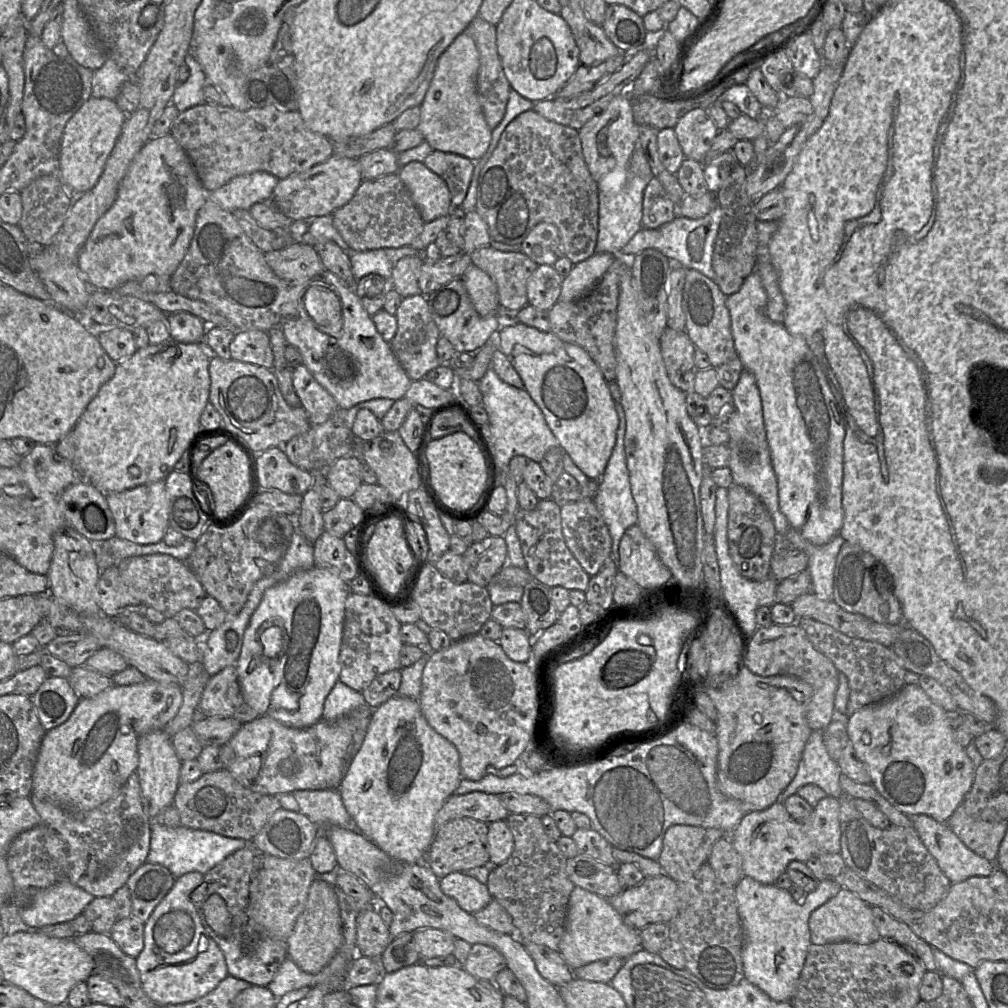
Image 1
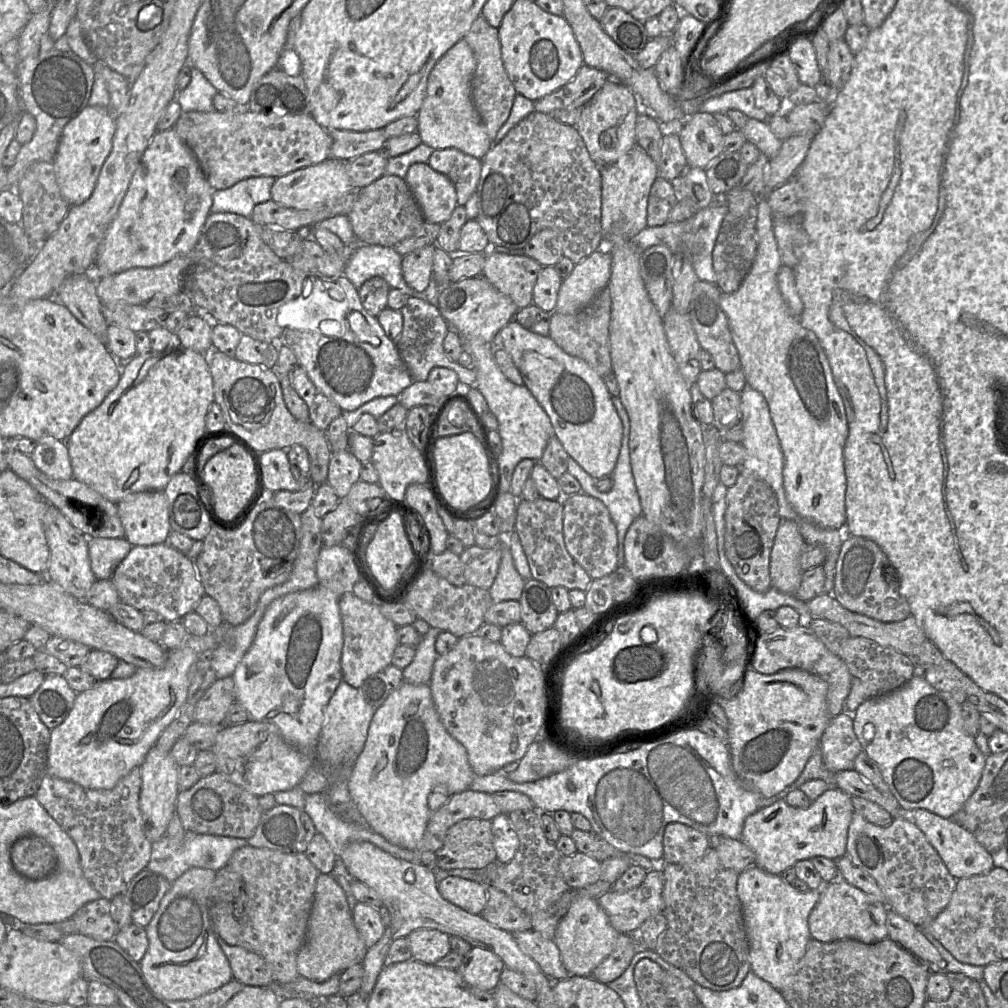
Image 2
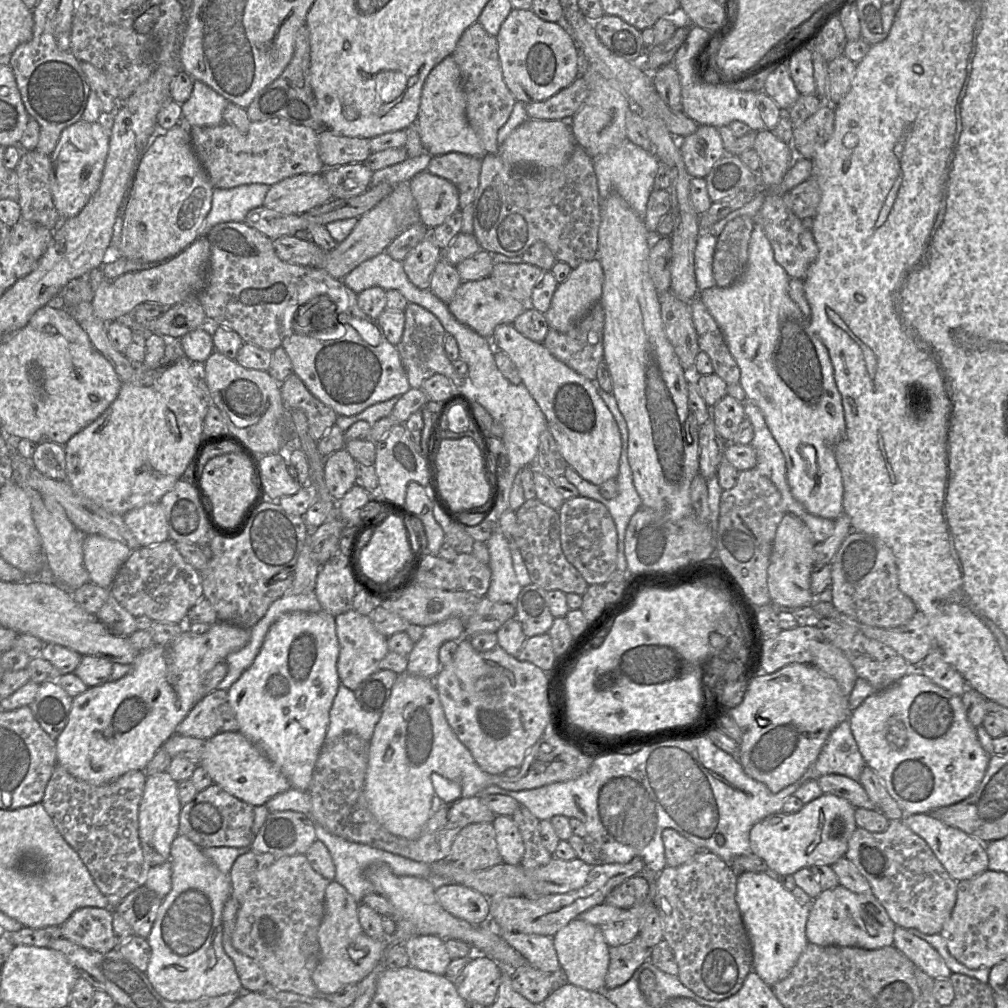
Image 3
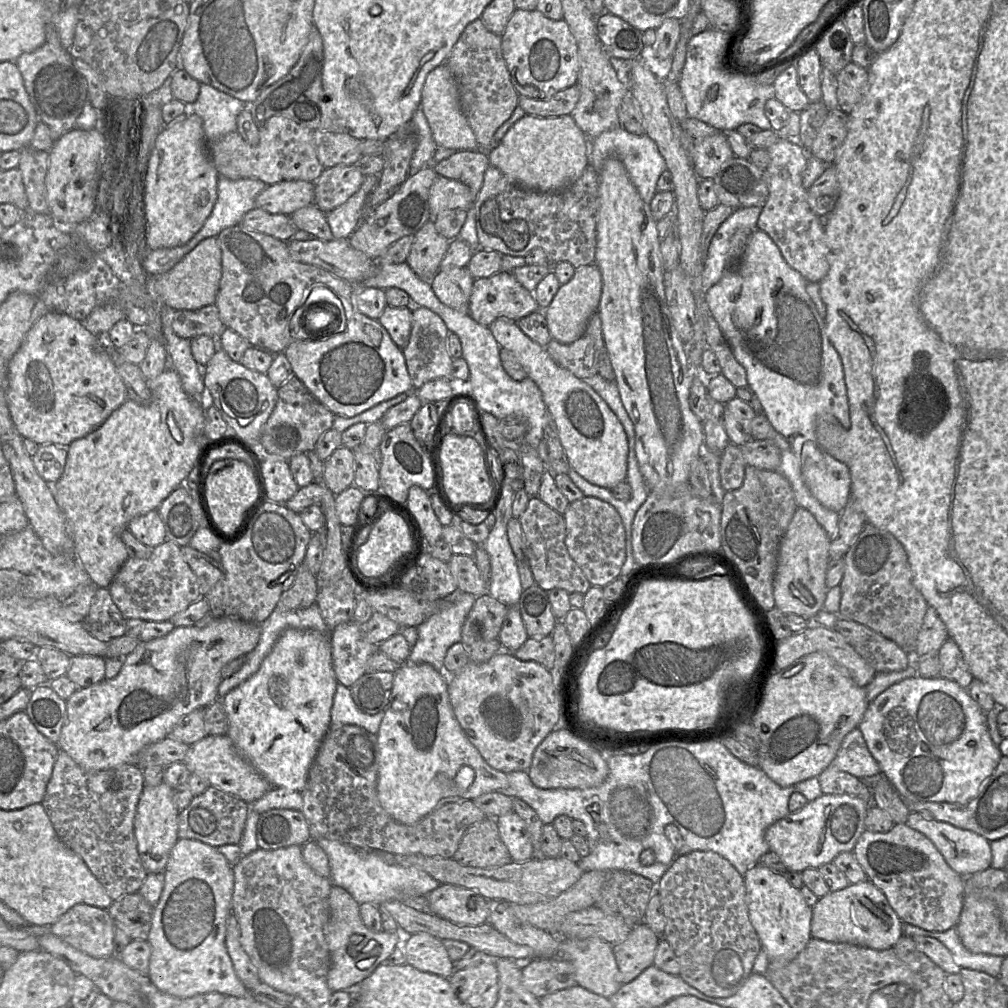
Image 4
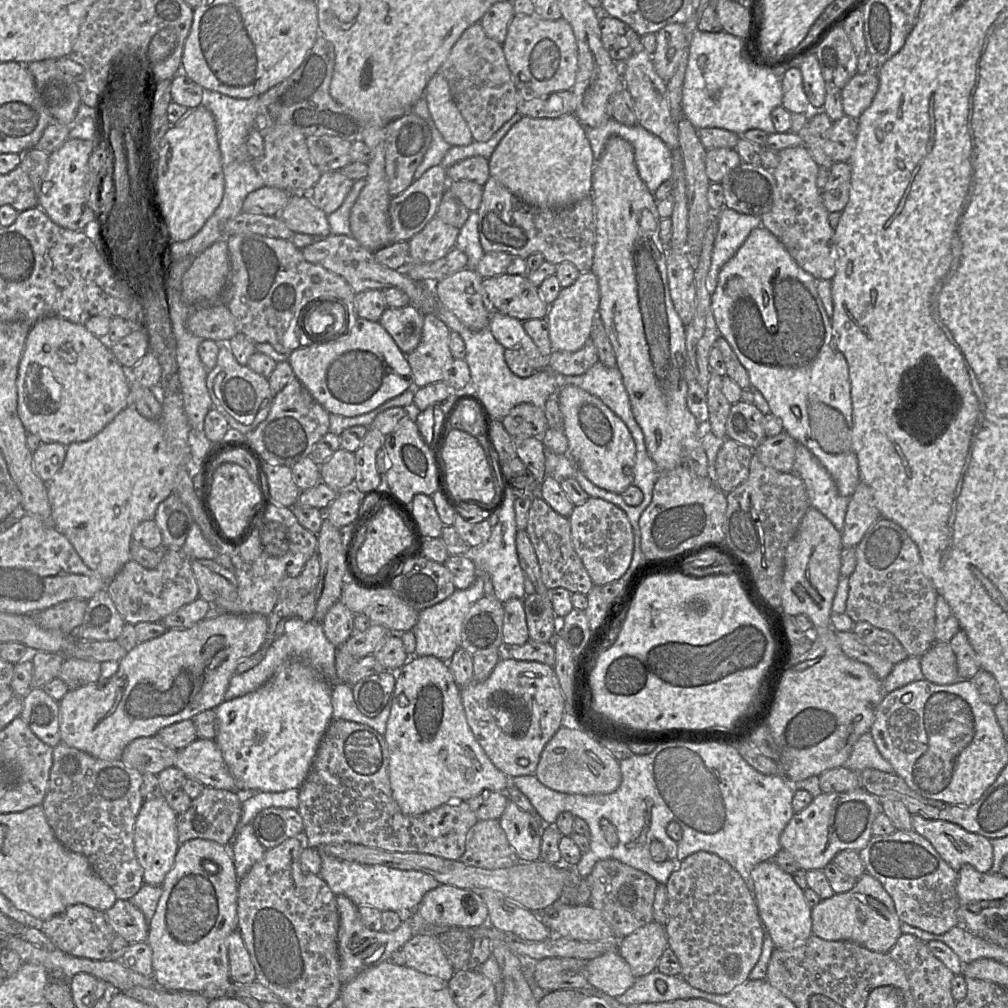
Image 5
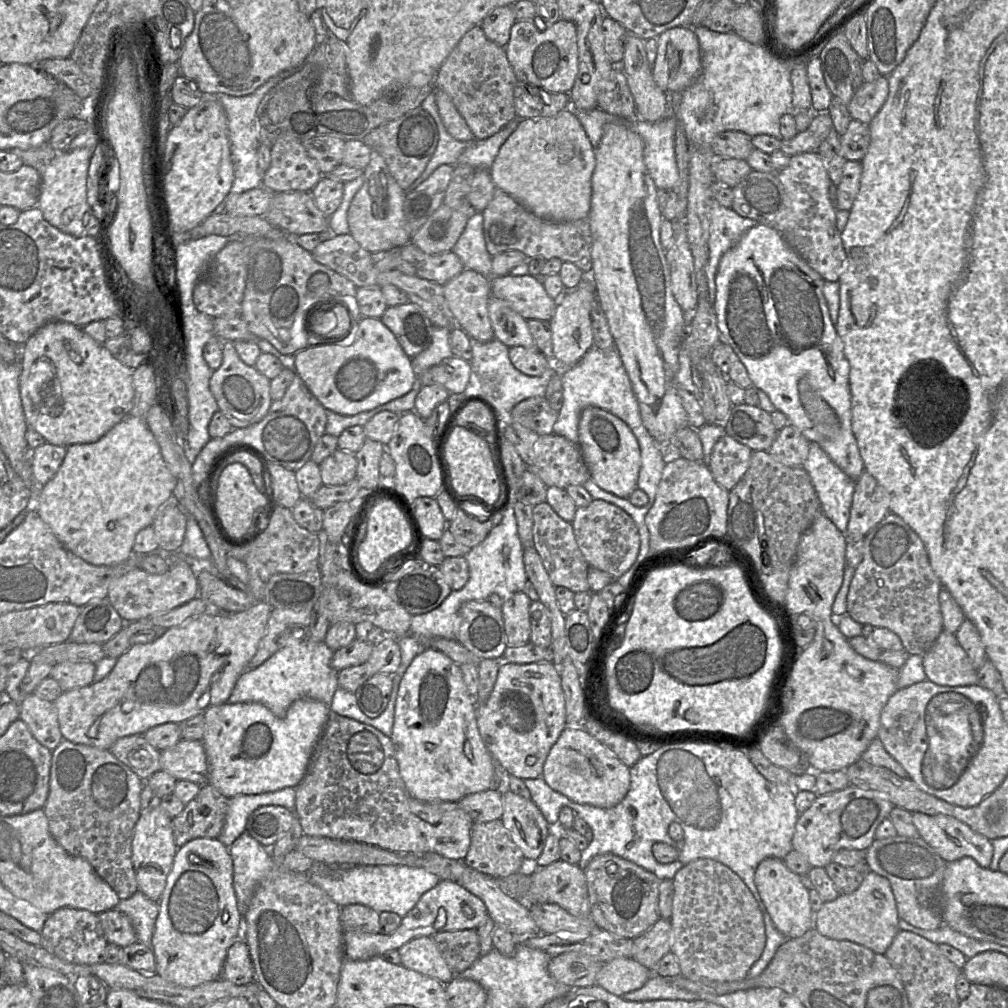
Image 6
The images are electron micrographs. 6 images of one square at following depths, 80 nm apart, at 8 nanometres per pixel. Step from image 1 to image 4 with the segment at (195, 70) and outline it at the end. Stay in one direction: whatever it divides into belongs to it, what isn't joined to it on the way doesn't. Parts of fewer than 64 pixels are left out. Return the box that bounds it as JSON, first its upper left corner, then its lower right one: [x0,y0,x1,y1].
[185,83,247,141]

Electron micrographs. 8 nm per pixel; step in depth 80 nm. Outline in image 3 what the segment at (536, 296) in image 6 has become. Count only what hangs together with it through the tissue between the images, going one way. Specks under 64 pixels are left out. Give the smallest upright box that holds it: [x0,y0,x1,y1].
[447,276,529,340]

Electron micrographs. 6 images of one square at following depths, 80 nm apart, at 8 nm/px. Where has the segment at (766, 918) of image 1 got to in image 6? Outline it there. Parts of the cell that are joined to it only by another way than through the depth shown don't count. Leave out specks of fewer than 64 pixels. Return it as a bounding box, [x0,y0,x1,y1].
[754,857,814,939]

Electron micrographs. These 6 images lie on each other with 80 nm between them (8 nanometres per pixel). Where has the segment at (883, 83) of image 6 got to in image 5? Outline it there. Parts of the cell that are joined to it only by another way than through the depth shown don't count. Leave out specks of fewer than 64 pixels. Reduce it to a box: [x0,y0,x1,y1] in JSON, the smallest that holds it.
[841,73,879,120]

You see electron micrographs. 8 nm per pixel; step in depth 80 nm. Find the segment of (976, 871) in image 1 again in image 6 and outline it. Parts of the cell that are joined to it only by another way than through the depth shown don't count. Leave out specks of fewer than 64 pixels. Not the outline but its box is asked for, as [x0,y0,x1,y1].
[912,812,993,868]

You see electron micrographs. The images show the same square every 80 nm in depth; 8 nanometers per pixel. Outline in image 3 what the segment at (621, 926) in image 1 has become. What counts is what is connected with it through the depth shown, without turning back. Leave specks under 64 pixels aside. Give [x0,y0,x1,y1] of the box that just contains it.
[553,918,610,991]

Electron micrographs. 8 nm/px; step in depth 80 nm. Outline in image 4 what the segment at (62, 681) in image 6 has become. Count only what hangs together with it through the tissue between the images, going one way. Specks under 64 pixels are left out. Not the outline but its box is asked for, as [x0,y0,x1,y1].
[66,656,106,689]

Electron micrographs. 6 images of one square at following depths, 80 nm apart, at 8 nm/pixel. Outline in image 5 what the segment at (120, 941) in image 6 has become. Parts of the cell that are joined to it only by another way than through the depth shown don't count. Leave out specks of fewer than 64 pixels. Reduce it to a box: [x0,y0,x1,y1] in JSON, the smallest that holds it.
[105,899,149,944]

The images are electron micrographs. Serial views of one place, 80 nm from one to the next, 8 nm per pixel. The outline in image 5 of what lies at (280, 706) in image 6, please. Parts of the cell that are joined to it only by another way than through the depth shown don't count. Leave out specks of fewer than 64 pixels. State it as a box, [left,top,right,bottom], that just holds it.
[224,620,338,700]

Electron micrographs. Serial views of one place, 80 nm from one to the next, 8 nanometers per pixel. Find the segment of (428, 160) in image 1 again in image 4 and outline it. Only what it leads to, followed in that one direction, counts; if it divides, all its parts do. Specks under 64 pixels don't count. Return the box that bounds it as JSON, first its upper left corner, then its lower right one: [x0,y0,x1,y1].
[433,150,490,204]

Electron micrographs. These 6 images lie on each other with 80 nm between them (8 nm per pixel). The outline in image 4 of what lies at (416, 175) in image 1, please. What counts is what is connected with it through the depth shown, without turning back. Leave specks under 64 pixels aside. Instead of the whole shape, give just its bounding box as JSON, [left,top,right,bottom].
[429,176,473,220]

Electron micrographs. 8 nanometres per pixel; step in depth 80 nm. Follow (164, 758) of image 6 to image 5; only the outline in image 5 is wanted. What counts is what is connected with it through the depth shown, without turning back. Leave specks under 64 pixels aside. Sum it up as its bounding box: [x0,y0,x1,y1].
[174,738,238,792]

